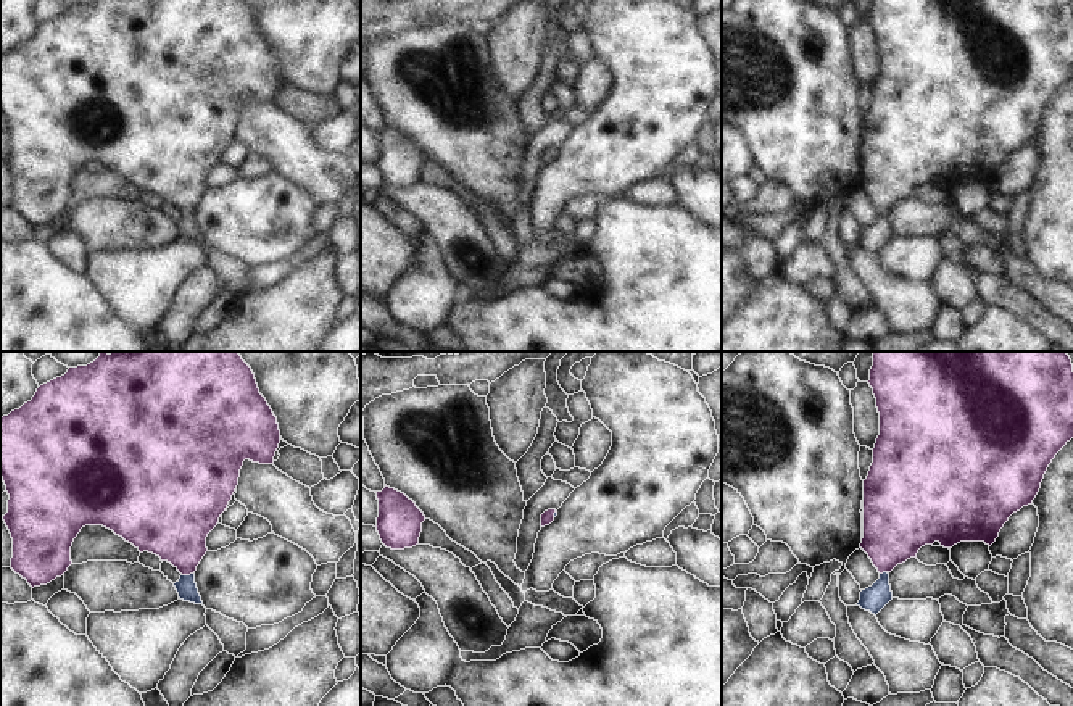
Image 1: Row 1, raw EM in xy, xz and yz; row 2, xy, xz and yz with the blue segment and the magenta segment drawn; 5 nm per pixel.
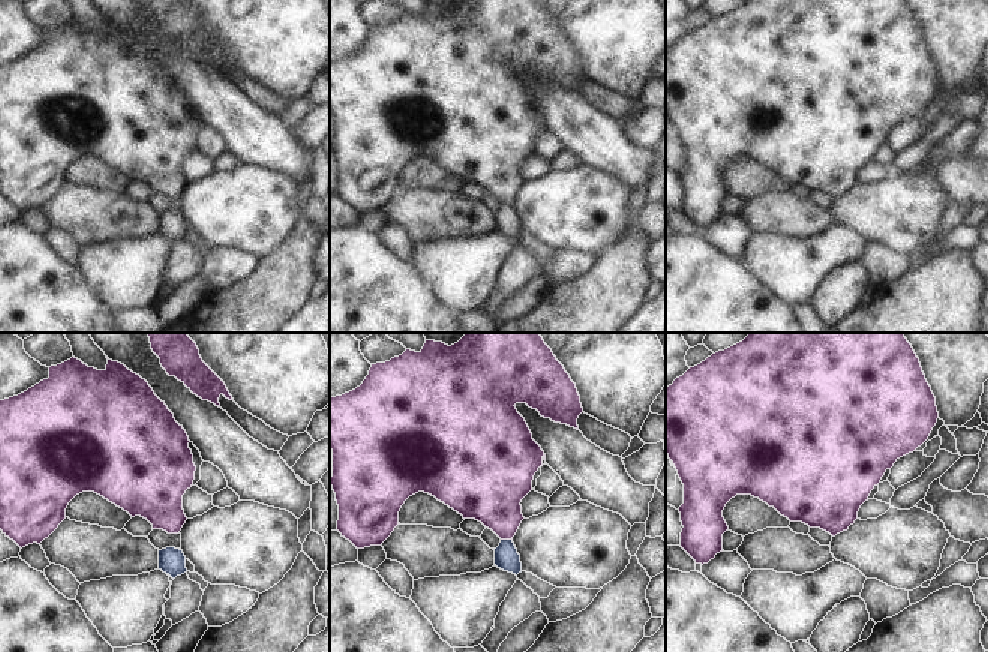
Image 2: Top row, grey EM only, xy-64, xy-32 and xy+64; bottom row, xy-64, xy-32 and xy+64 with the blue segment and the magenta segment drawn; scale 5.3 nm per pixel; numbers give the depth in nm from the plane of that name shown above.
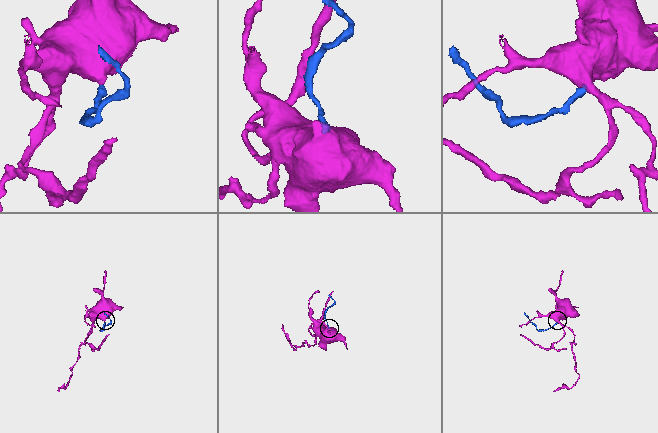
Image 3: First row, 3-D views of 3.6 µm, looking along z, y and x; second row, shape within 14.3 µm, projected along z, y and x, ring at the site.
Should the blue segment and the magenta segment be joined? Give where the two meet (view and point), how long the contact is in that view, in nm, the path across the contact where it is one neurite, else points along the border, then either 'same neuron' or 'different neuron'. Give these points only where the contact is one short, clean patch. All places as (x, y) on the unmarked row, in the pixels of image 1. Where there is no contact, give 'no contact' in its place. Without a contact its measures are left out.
meets blue in xy at (187, 215); contact 60 nm long; runs through xy (186, 226), (187, 215), (184, 184), (174, 166); same neuron

